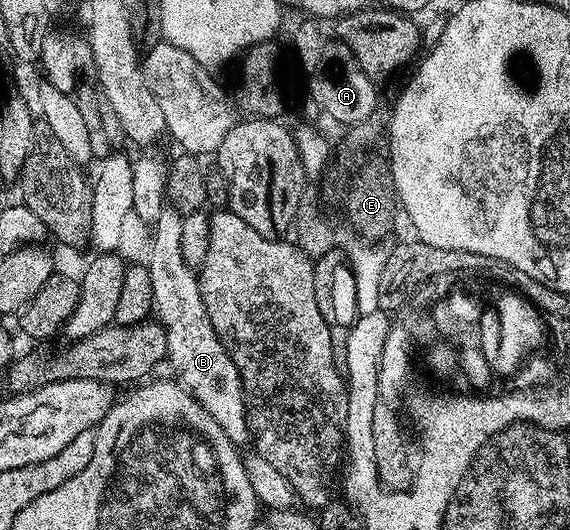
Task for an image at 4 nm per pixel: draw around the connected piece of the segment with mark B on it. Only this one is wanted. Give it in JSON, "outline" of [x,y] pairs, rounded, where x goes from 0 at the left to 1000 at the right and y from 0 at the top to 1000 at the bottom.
{"outline":[[[296,387],[286,389],[279,413],[267,423],[270,453],[263,458],[260,502],[267,523],[268,592],[291,625],[291,677],[307,700],[311,721],[360,775],[372,779],[398,825],[414,840],[437,838],[442,823],[432,798],[432,745],[425,740],[421,704],[414,681],[407,681],[400,658],[393,658],[372,621],[372,606],[365,606],[365,583],[358,583],[358,560],[351,560],[342,506],[326,498],[319,475],[318,430],[319,406]]]}

